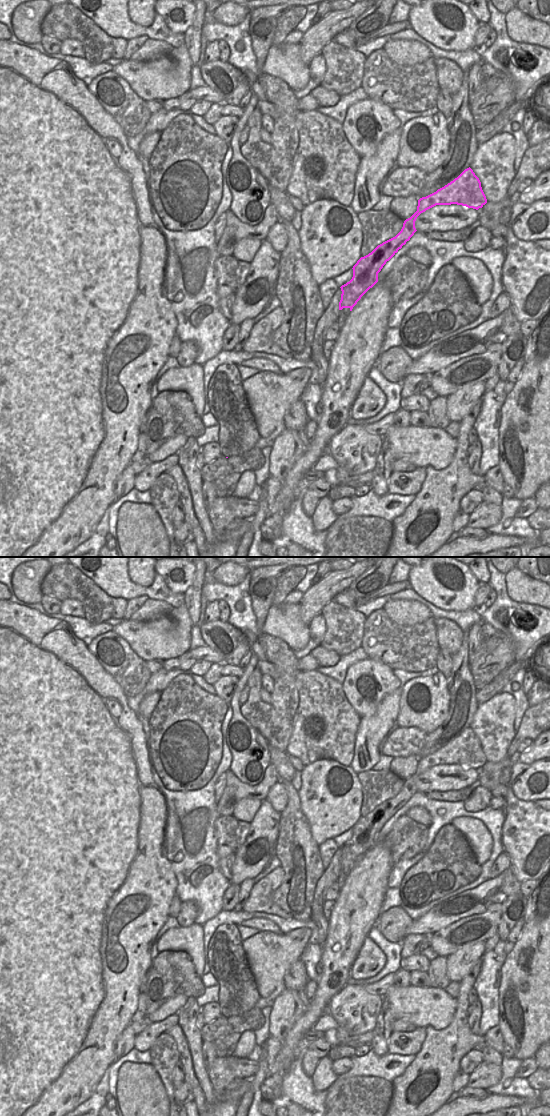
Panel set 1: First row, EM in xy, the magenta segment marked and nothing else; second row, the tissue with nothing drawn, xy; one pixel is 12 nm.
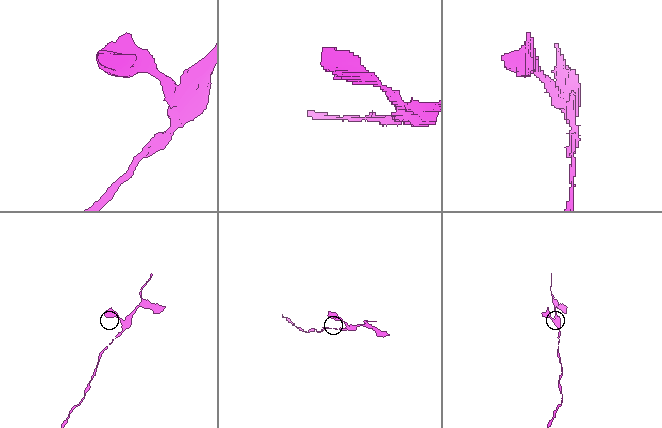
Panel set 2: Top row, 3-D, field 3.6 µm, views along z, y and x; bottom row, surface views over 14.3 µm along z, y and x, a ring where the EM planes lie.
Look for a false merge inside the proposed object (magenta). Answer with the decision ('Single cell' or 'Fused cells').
Fused cells.

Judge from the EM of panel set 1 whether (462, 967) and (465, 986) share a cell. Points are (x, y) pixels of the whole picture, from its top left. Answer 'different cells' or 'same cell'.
different cells

